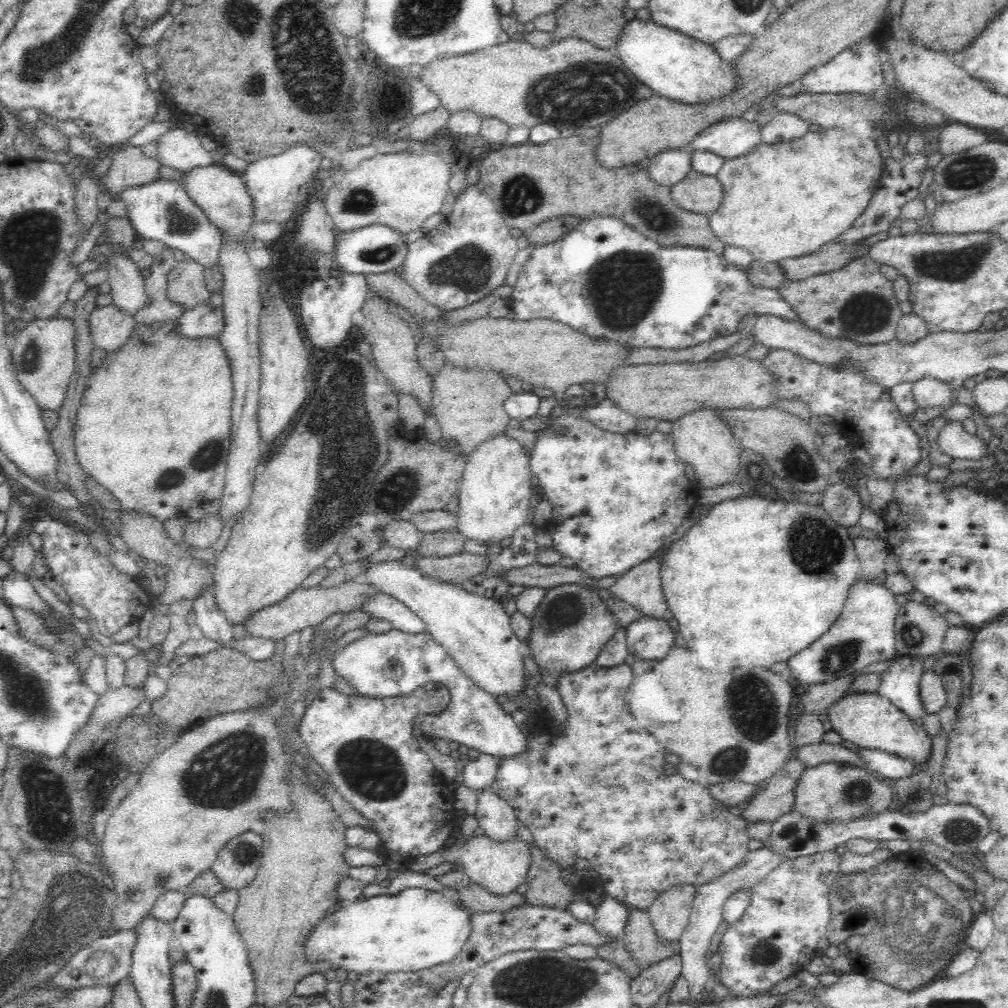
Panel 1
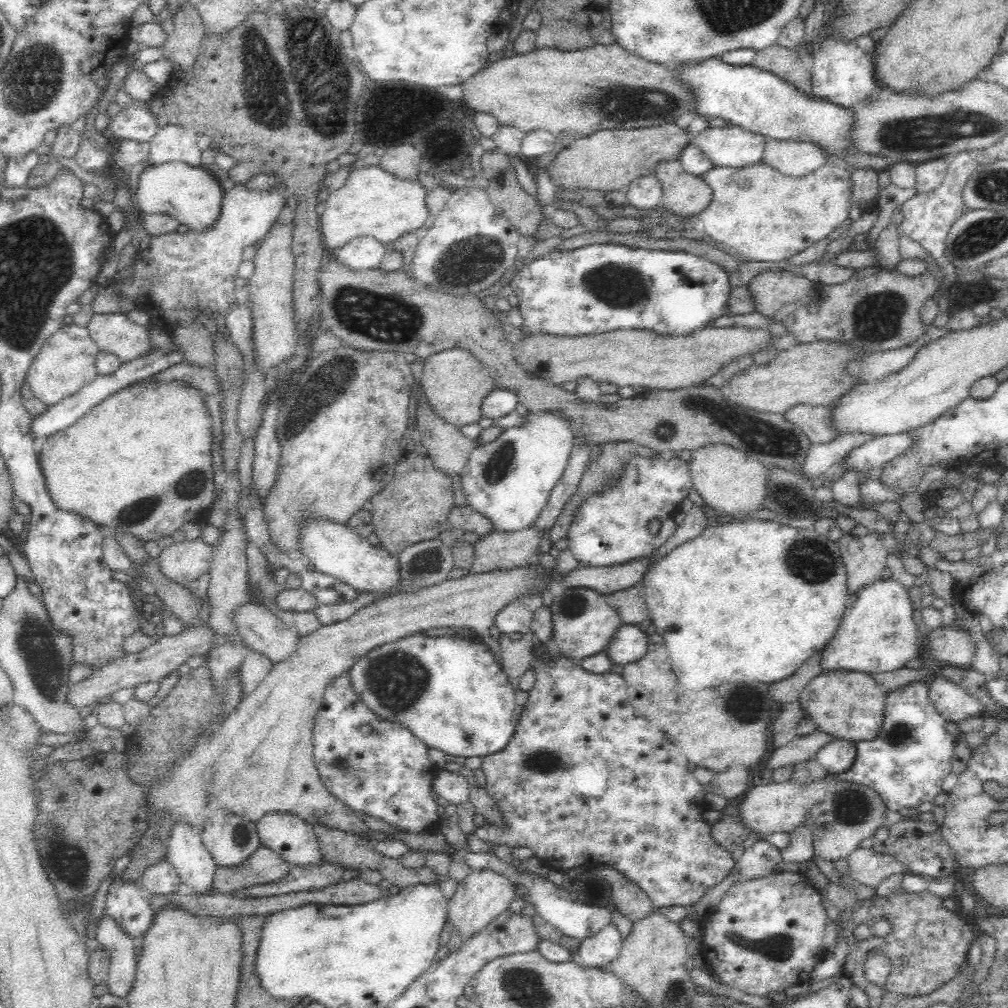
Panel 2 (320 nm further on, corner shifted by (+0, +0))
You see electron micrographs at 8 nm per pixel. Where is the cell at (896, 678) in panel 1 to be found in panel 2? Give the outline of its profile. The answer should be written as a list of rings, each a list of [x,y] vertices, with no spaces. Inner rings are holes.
[[[916,682],[904,688],[898,688],[886,696],[885,716],[878,735],[873,740],[854,742],[856,756],[852,766],[846,772],[827,772],[824,777],[832,777],[836,781],[848,781],[854,788],[870,788],[877,793],[883,806],[890,811],[902,809],[918,809],[924,803],[933,803],[934,798],[942,793],[942,783],[951,774],[952,756],[956,740],[946,728],[945,719],[939,714],[929,700],[929,684]]]

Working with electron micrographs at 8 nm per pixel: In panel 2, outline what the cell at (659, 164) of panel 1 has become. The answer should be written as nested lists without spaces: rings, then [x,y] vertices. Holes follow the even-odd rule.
[[[653,174],[634,180],[627,188],[630,211],[639,213],[656,209],[662,204],[662,186]]]

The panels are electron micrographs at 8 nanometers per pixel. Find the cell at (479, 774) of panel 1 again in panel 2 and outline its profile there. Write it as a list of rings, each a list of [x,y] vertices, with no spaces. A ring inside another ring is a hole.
[[[438,770],[432,778],[431,789],[455,807],[469,800],[469,784],[466,777],[448,770]]]

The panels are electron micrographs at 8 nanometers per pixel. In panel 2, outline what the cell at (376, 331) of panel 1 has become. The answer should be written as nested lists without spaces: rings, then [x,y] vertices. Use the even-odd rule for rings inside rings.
[[[427,400],[417,406],[413,418],[417,419],[420,442],[426,447],[432,465],[450,477],[461,476],[474,450],[474,441],[462,435],[457,426],[438,417]]]

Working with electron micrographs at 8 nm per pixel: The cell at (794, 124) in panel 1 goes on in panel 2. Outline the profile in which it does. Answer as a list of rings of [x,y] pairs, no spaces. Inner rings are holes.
[[[767,139],[763,162],[789,178],[804,178],[826,162],[816,143]]]

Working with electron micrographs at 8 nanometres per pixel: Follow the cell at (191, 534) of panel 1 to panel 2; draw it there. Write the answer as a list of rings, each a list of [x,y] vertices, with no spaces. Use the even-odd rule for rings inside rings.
[[[198,538],[193,541],[173,542],[155,560],[162,575],[185,586],[209,572],[212,557],[212,547]]]

